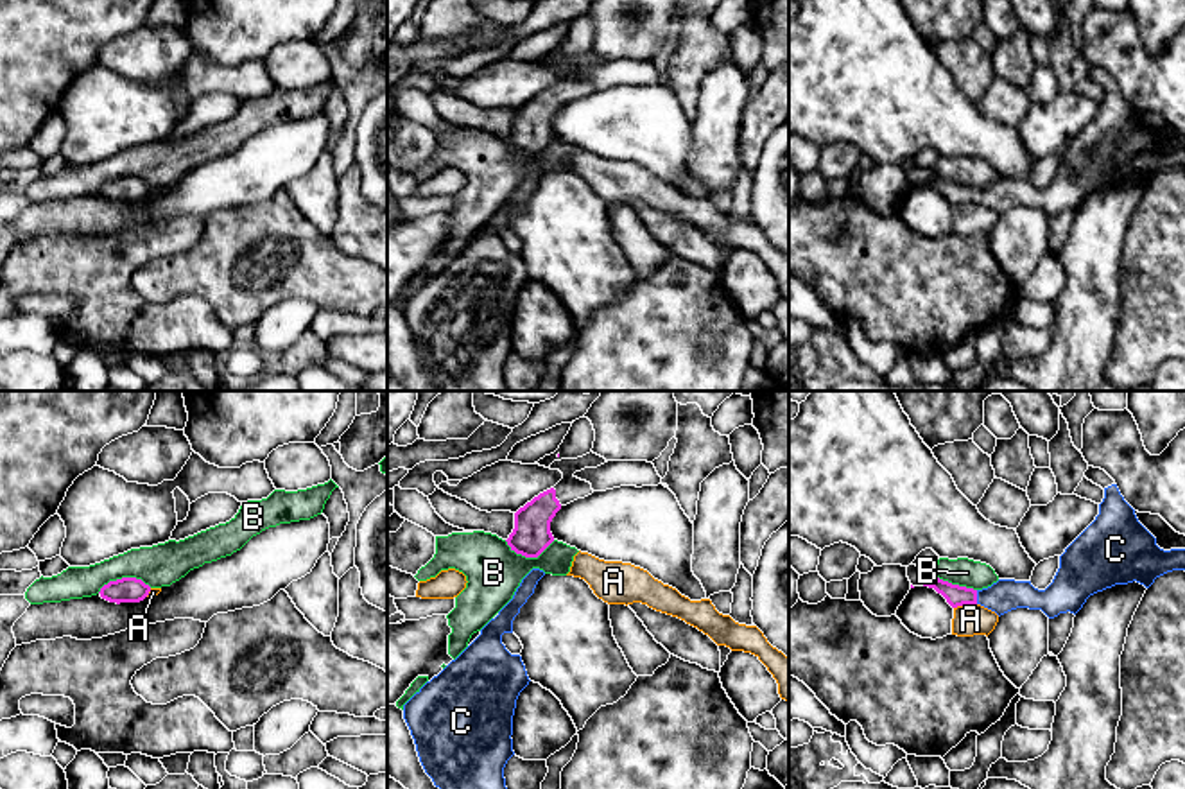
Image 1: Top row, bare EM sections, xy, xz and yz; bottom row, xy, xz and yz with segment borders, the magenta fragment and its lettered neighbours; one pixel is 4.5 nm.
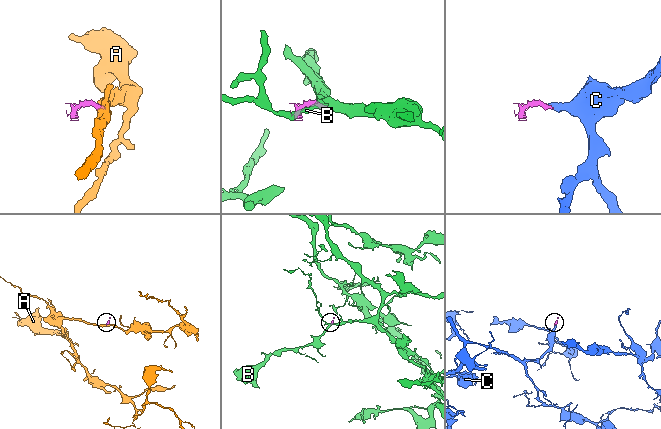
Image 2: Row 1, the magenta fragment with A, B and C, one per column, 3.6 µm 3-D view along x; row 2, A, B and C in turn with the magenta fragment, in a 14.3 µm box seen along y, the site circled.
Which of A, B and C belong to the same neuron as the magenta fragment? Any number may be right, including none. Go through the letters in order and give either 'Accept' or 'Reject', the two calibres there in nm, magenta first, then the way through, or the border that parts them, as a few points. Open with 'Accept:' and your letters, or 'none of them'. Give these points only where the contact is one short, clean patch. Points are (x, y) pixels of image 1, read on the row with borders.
Accept: C
A: Reject. Thickness 100 nm (magenta) against 140 nm. Boundary: yz (976, 603), (954, 608)
B: Reject. Thickness 110 nm (magenta) against 190 nm. Boundary: xy (151, 587), (135, 578), (117, 578), (110, 580), (97, 592)
C: Accept. Thickness 100 nm (magenta) against 140 nm. Path across: yz (956, 596), (976, 598), (1001, 598), (1006, 594)

